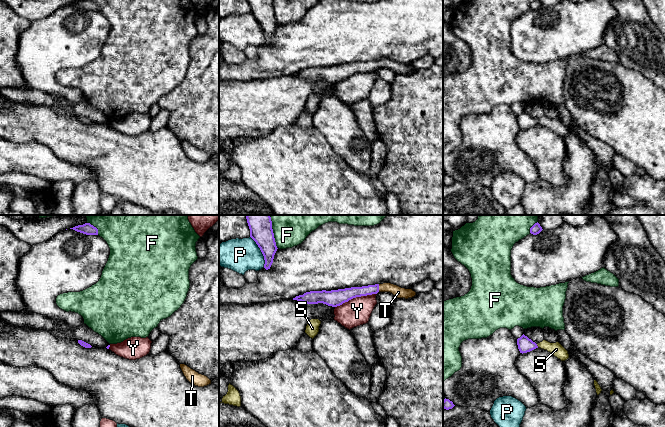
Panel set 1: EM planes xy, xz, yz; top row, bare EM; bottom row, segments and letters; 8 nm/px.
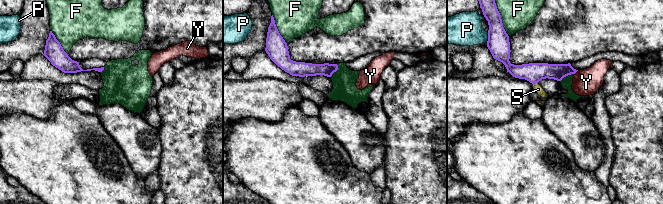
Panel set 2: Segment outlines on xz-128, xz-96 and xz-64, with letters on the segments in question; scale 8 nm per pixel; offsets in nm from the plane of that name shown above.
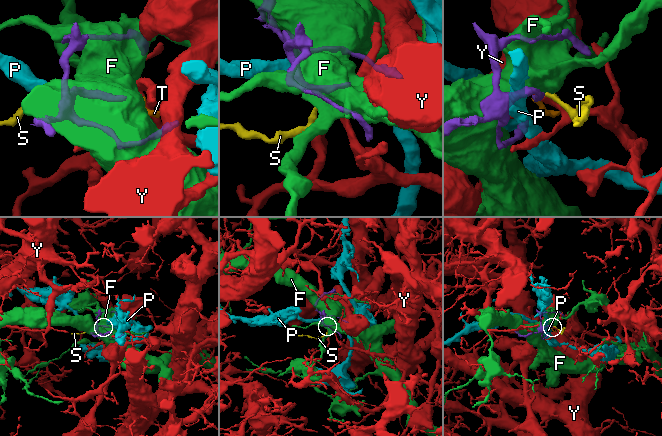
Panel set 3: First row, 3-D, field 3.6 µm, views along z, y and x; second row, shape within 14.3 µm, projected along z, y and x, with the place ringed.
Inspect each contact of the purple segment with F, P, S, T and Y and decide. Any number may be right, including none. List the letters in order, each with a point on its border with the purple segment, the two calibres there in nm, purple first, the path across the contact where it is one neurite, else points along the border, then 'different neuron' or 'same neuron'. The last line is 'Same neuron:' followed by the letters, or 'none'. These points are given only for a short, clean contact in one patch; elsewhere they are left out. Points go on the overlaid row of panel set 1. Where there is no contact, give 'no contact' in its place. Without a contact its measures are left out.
F: meets purple in xz at (272, 232); 190 nm thick on the purple side, 380 nm on the other; different neuron
P: meets purple in xz at (261, 251); 190 nm thick on the purple side, 280 nm on the other; different neuron
S: meets purple in yz at (537, 346); 120 nm thick on the purple side, 110 nm on the other; runs through yz (525, 345), (537, 346), (549, 346), (556, 349); same neuron
T: meets purple in xz at (378, 288); 100 nm thick on the purple side, 90 nm on the other; runs through xz (348, 293), (378, 288), (392, 288), (398, 292); same neuron
Y: meets purple in xz at (355, 297); 140 nm thick on the purple side, 220 nm on the other; border along xz (376, 293), (353, 297), (335, 307); different neuron
Same neuron: S, T

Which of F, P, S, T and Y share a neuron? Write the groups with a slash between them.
F / P / S T / Y

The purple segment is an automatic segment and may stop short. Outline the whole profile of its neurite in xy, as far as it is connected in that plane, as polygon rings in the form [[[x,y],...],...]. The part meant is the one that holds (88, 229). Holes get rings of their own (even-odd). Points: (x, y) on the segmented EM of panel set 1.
[[[90,223],[78,225],[73,228],[70,228],[70,229],[73,229],[77,232],[80,232],[80,233],[83,233],[86,235],[98,235],[98,229],[96,227],[94,227],[93,225],[91,225]]]

